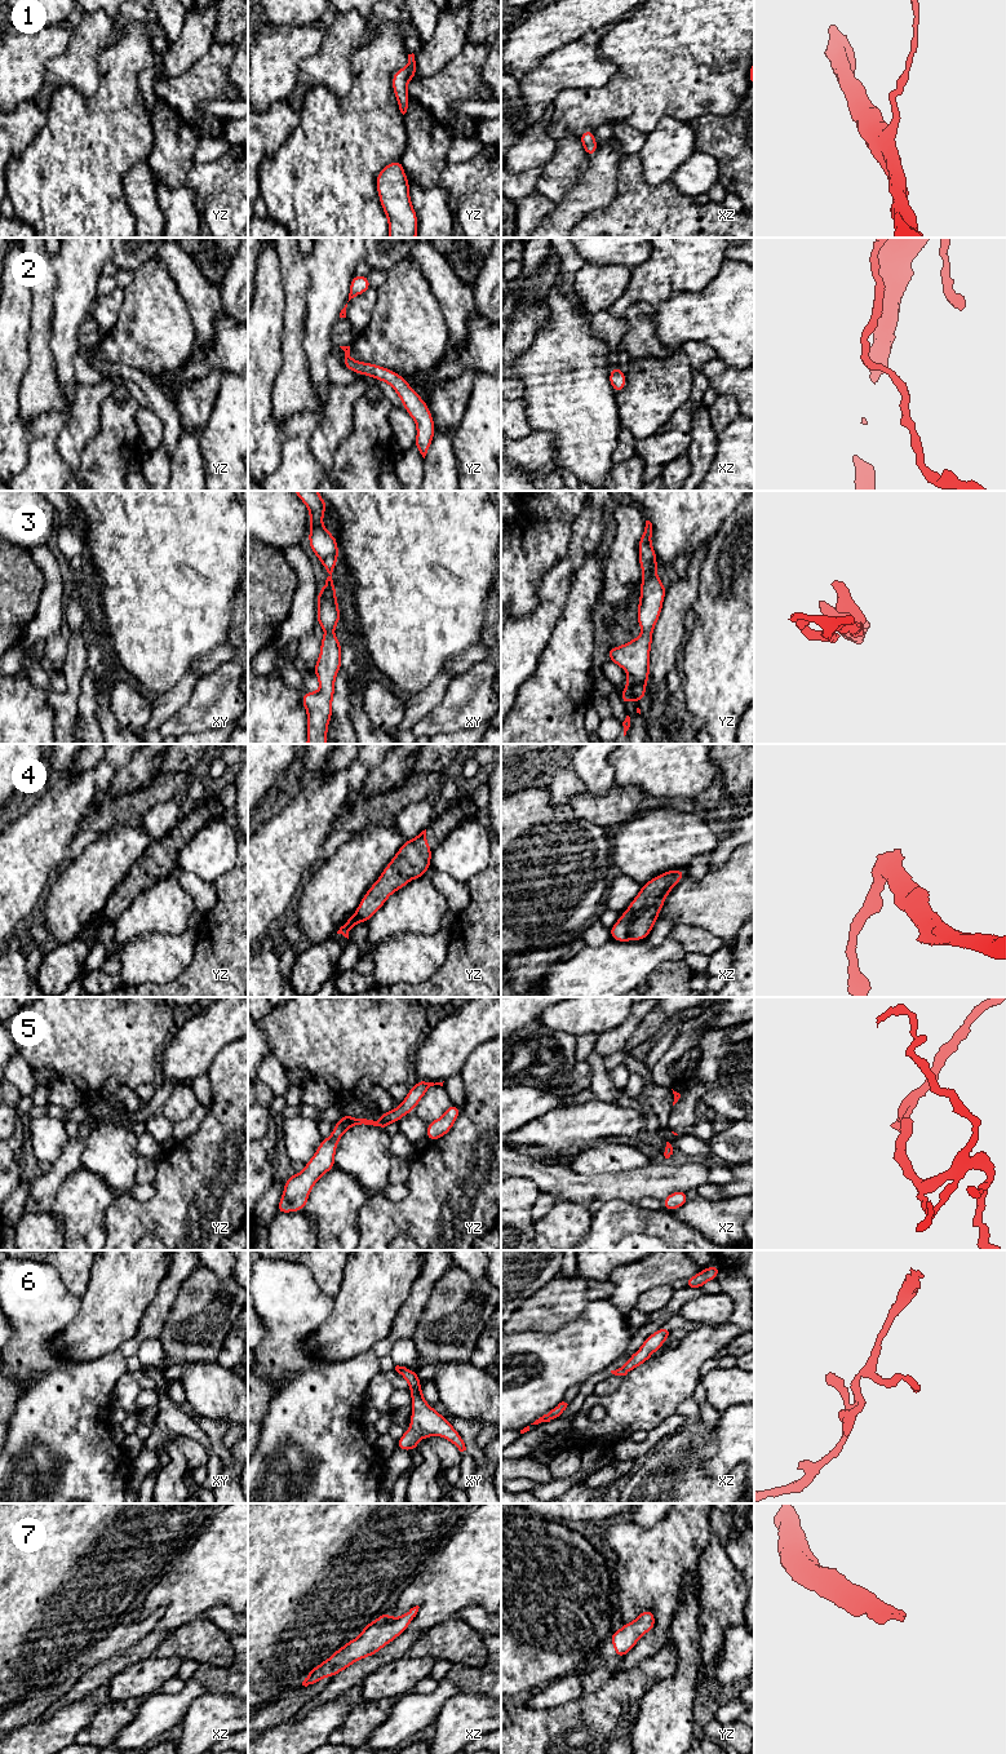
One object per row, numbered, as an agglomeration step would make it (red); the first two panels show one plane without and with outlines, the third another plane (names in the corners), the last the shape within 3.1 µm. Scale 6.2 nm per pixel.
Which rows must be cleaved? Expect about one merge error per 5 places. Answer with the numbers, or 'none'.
none

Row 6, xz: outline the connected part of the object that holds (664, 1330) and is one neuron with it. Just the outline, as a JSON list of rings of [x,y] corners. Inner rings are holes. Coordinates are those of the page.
[[[662,1325],[656,1333],[644,1339],[642,1347],[629,1357],[625,1365],[611,1370],[611,1373],[615,1376],[626,1376],[630,1370],[646,1363],[650,1356],[662,1346],[670,1333],[672,1330]]]

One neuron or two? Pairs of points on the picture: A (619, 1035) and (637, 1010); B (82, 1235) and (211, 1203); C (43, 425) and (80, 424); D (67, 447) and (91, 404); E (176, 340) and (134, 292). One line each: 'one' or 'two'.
A: one
B: two
C: two
D: one
E: one

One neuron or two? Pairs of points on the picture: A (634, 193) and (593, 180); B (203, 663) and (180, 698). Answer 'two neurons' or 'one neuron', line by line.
A: two neurons
B: one neuron

